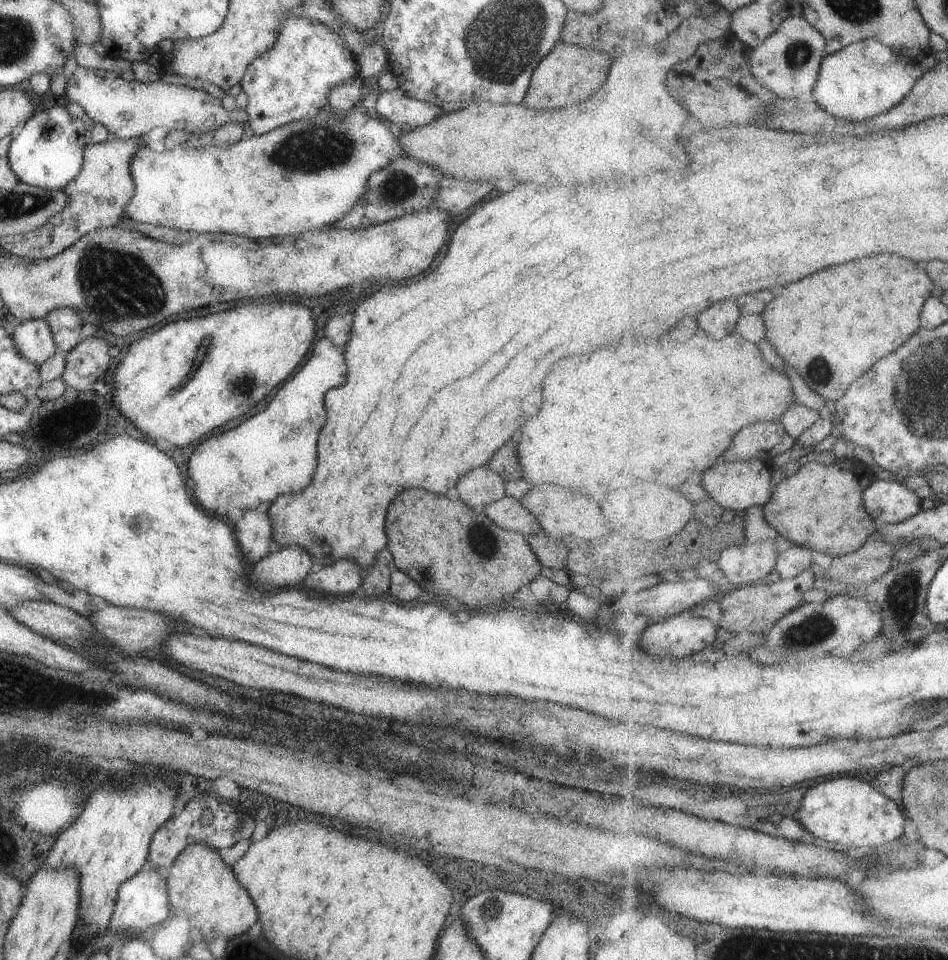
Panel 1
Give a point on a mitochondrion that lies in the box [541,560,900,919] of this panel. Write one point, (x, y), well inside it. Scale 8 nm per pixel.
(812, 631)

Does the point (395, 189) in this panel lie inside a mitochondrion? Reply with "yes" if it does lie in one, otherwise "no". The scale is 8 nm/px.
yes

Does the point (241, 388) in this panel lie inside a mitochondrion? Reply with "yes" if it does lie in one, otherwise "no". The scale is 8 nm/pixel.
yes

